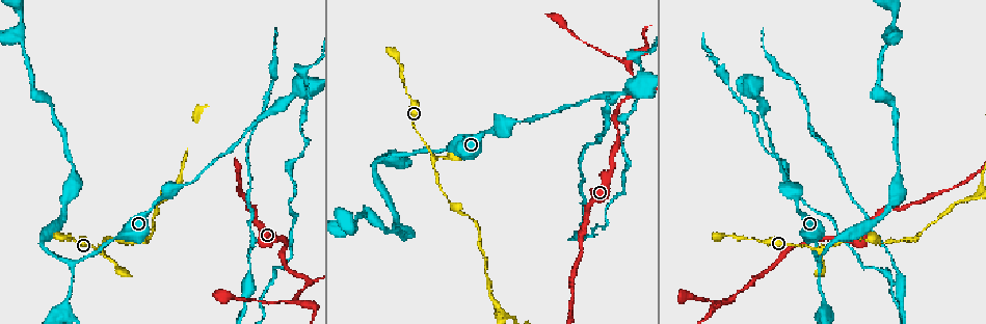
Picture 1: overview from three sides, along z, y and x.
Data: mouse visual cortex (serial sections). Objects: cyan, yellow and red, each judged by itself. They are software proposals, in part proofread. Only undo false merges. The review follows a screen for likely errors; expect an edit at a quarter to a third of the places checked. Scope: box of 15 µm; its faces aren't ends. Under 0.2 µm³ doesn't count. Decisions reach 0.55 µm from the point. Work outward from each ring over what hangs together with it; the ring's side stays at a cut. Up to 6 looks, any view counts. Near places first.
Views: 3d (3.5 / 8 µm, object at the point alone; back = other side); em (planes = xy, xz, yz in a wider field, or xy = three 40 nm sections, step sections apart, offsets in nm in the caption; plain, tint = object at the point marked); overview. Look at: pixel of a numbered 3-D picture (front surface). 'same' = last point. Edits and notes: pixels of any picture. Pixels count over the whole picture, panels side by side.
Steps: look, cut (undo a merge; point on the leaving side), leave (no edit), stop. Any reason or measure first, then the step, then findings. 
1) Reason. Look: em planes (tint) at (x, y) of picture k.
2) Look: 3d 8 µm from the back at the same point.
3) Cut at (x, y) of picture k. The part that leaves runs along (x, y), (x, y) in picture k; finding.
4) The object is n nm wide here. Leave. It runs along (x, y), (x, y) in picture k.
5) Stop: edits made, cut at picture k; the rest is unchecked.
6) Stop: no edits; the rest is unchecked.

Arms part here. Look: 3d 8 µm at (819, 264) of picture 1.

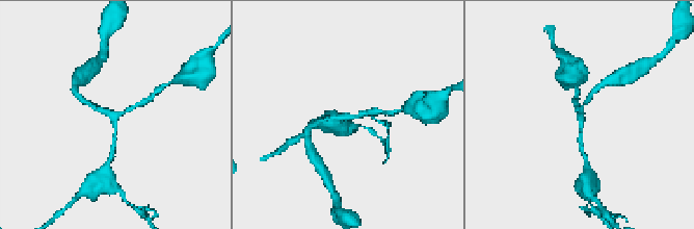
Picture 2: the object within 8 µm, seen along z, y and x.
Closer look. Look: 3d 3.5 µm at (582, 114) of picture 2.

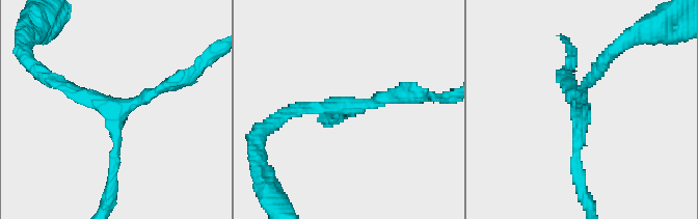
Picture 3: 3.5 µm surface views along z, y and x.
Shape alone is not enough. Look: em xy step 5 (tint) at (577, 108) of picture 3.

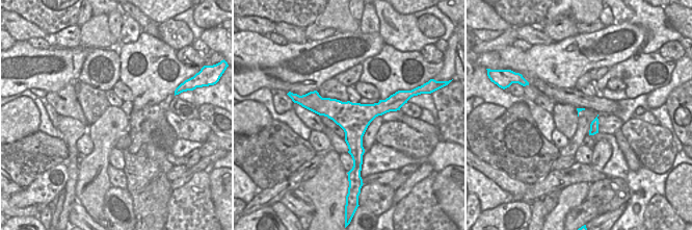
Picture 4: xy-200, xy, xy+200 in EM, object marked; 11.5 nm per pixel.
The arms are 150, 150, 200 nm wide. Leave. It runs along (310, 95), (353, 130), (355, 160) in picture 4; all the same cell.

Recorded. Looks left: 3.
Sharp bend. Look: em xy step 1 (tint) at (503, 311) of picture 1.

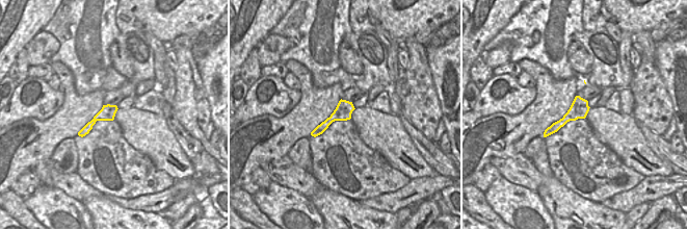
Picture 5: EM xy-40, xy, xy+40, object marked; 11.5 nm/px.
Wider look. Look: 3d 3.5 µm at the same point.

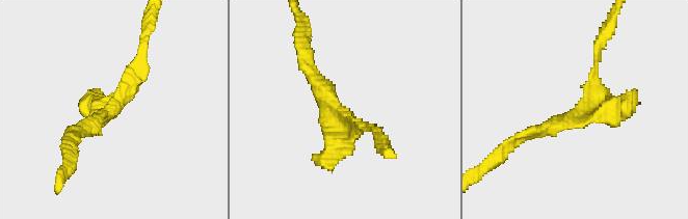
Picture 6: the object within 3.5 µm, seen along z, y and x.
The arms are 100, 200, 250 nm wide. Leave. It runs along (533, 132), (581, 107), (622, 107) in picture 6; one cell here.

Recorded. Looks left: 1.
Stop: no edits; the rest is unchecked.

